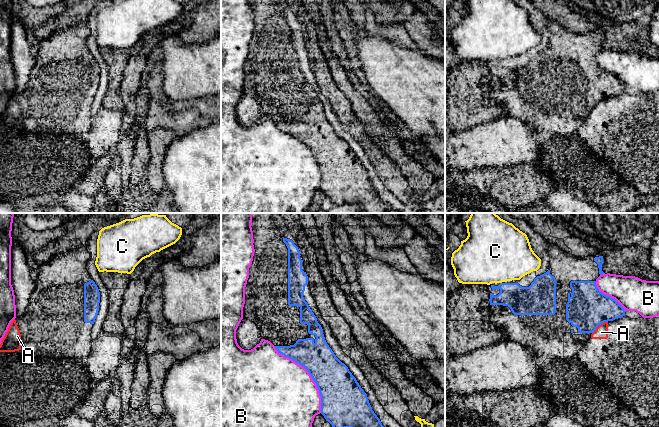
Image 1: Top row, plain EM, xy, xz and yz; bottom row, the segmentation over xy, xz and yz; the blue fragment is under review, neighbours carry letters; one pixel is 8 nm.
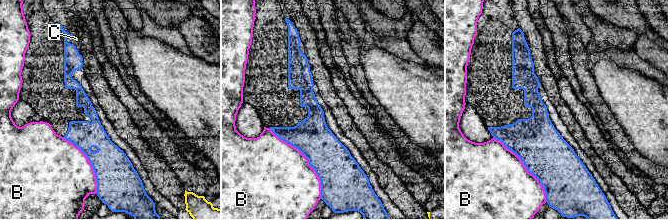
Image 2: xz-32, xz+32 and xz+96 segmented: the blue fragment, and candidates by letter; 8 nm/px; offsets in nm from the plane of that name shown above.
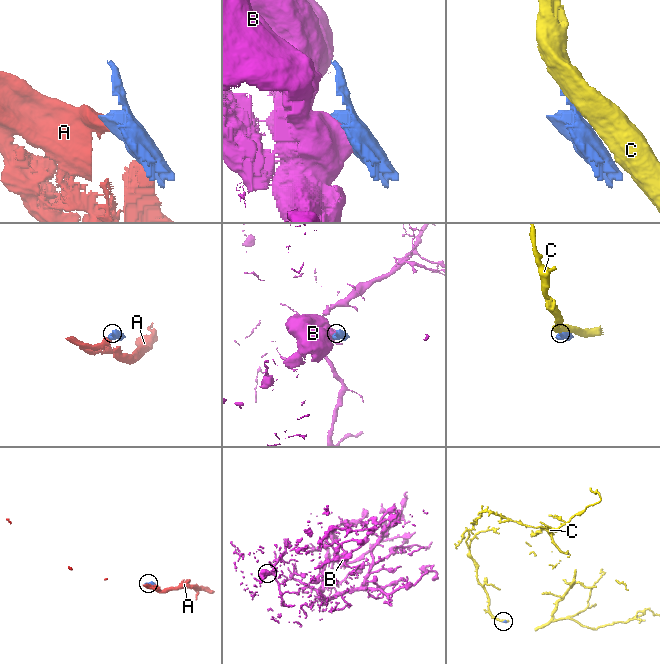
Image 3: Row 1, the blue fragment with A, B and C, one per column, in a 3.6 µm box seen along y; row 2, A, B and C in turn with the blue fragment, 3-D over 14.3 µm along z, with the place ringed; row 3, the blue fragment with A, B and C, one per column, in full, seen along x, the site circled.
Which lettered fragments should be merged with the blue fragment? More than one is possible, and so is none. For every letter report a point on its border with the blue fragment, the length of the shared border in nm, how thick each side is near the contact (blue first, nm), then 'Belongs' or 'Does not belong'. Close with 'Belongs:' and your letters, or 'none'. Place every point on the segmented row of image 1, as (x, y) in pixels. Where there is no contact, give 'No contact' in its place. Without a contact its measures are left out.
A: Touches blue at yz (599, 324). Shared border 160 nm. Thickness 340 nm (blue) against 110 nm. Does not belong
B: Touches blue at xz (310, 374). Shared border 650 nm. Thickness 300 nm (blue) against 500 nm. Does not belong
C: No contact. Does not belong
Belongs: none

